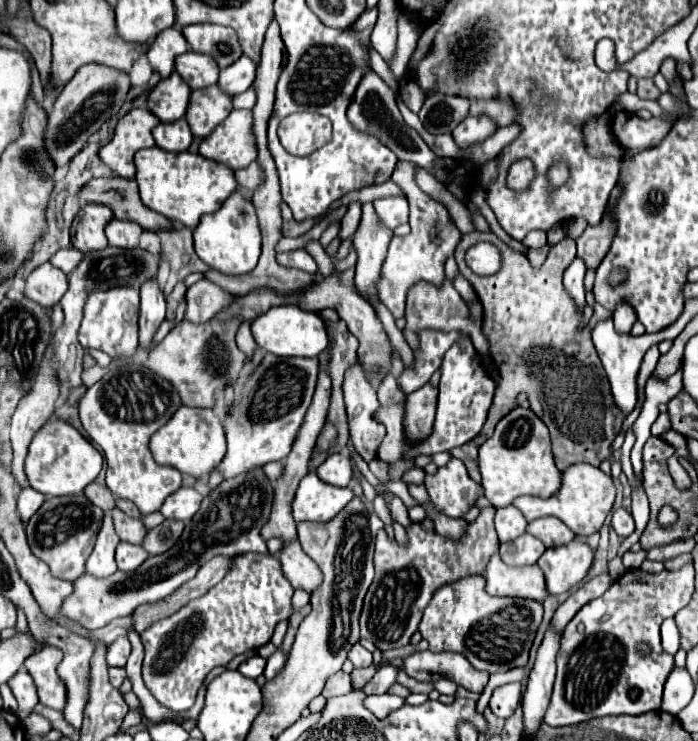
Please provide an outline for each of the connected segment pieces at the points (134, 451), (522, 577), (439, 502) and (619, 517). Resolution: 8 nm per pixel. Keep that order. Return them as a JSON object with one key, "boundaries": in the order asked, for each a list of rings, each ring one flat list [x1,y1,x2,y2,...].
{"boundaries":[[[124,364,106,372,80,400,82,426,106,456,106,484,110,492,132,500,142,516,160,510,164,500,182,486,182,474,172,466,156,464,148,450,150,436,172,418,178,406,182,402,170,382,136,364]],[[494,554,486,566,486,592,492,596,518,596,542,602,546,592,546,582,542,580,542,570,534,566,512,568,506,566,498,554]],[[450,460,424,484,434,510,448,518,462,518,482,496,482,486,470,480,462,460]],[[620,508,620,510,614,510,612,512,612,528,614,532,620,536,620,538,626,538,634,532,634,518,628,510]]]}

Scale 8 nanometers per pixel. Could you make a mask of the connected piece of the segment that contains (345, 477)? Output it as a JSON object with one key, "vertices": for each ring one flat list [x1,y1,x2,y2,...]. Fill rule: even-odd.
{"vertices":[[338,452,338,454,330,454,318,468,316,474,332,484,332,486,348,486,350,478,352,478,352,464,350,464,350,456,348,452]]}

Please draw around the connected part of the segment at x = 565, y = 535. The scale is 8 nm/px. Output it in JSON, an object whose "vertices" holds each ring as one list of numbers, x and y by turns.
{"vertices":[[538,518,528,524,528,532,544,542,546,548,562,546,574,540,574,532,558,518]]}

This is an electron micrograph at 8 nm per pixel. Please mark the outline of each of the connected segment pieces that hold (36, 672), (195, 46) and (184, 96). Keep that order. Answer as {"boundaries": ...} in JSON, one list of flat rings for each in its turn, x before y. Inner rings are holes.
{"boundaries":[[[44,646,42,650,28,656,24,662,26,670,34,678,40,702,58,712,62,712,66,704,66,686,62,684,62,678,56,672,60,662,62,662,62,652,52,646]],[[190,24,182,30,194,52,212,56,220,68,234,64,242,56,238,36,232,28,218,24]],[[172,72,170,78,160,80,148,94,148,108,162,122,176,122,186,114,190,92,190,86,176,72]]]}

